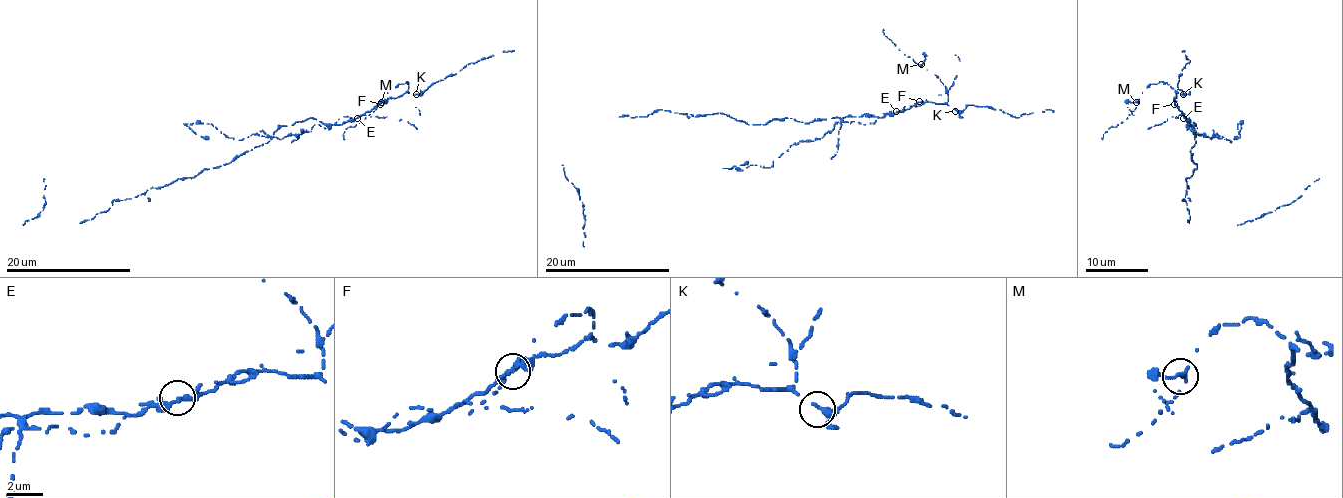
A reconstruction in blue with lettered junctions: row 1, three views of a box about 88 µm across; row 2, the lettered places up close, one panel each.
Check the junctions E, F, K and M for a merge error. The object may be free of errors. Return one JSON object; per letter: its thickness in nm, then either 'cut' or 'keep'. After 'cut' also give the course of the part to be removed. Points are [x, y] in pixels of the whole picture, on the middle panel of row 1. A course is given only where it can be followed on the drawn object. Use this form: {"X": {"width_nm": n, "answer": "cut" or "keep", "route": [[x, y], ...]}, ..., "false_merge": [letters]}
{"E": {"width_nm": 200, "answer": "cut", "route": [[896, 111], [865, 125], [840, 120], [819, 139], [791, 145], [769, 167], [727, 168], [743, 165], [747, 161]]}, "F": {"width_nm": 280, "answer": "keep"}, "K": {"width_nm": 240, "answer": "keep"}, "M": {"width_nm": 240, "answer": "keep"}, "false_merge": ["E"]}

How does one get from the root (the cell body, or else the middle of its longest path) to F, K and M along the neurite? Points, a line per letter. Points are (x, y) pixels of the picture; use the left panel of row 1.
F: (220, 166), (267, 143), (281, 125), (292, 125), (309, 118), (325, 124), (344, 124), (380, 104)
K: (220, 166), (267, 143), (281, 125), (309, 118), (325, 124), (344, 124), (386, 99), (416, 94)
M: (220, 166), (267, 143), (281, 125), (309, 118), (344, 124), (402, 96), (408, 83), (400, 83), (381, 102)

